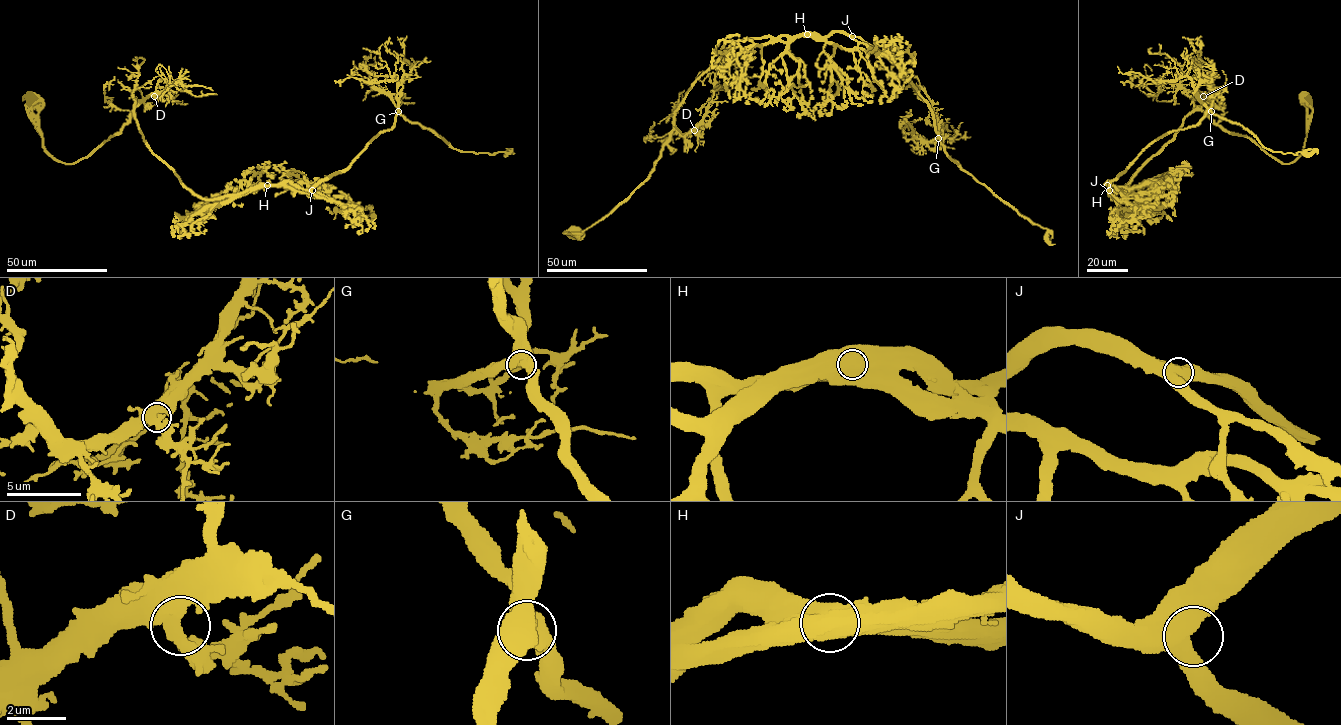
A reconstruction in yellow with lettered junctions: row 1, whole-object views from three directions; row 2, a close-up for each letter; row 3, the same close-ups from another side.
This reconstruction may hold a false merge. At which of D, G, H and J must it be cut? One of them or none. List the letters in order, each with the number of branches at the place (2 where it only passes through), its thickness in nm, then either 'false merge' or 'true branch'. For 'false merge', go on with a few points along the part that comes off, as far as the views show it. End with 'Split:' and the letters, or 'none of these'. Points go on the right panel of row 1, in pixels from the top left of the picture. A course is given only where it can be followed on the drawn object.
D: 2 | 550 nm | true branch
G: 2 | 480 nm | true branch
H: 1 | 1300 nm | false merge | (1107, 185), (1155, 141), (1195, 126), (1206, 112), (1239, 123), (1267, 149), (1317, 153)
J: 2 | 600 nm | true branch
Split: H

